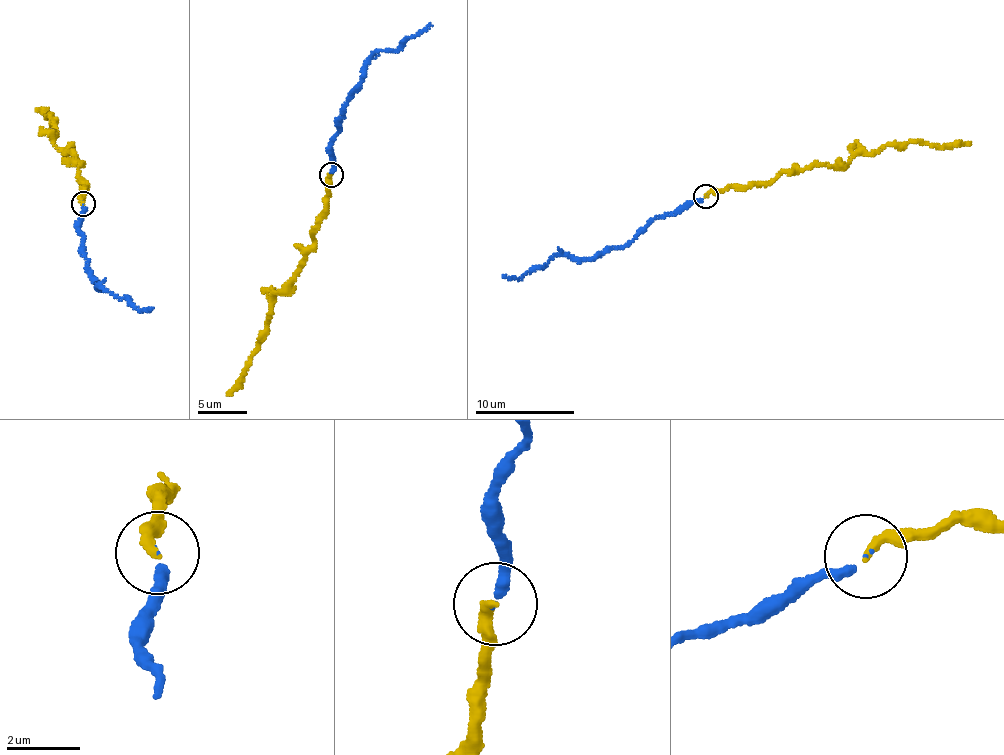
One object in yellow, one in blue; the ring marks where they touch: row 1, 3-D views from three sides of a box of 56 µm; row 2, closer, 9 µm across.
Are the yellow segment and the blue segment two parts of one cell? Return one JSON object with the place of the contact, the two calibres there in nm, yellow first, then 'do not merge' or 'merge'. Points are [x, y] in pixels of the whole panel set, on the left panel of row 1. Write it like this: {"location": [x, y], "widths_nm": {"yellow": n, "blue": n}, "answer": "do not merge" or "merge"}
{"location": [83, 203], "widths_nm": {"yellow": 280, "blue": 200}, "answer": "merge"}

